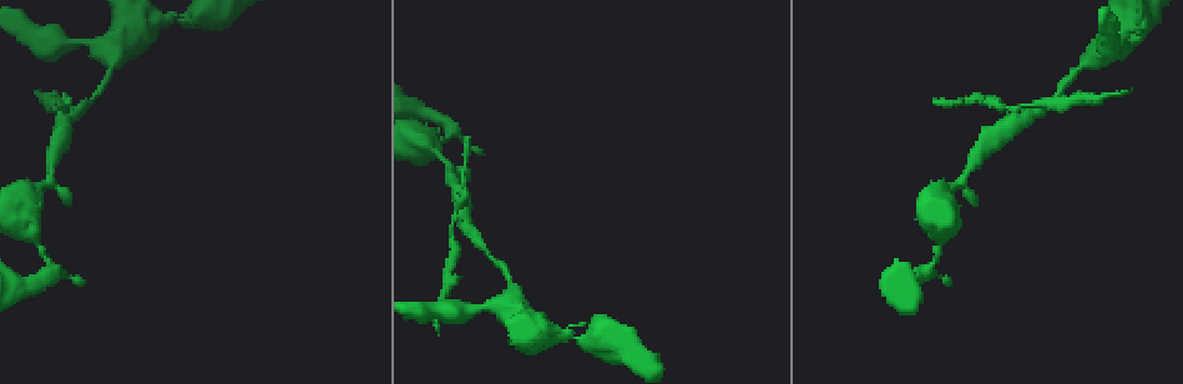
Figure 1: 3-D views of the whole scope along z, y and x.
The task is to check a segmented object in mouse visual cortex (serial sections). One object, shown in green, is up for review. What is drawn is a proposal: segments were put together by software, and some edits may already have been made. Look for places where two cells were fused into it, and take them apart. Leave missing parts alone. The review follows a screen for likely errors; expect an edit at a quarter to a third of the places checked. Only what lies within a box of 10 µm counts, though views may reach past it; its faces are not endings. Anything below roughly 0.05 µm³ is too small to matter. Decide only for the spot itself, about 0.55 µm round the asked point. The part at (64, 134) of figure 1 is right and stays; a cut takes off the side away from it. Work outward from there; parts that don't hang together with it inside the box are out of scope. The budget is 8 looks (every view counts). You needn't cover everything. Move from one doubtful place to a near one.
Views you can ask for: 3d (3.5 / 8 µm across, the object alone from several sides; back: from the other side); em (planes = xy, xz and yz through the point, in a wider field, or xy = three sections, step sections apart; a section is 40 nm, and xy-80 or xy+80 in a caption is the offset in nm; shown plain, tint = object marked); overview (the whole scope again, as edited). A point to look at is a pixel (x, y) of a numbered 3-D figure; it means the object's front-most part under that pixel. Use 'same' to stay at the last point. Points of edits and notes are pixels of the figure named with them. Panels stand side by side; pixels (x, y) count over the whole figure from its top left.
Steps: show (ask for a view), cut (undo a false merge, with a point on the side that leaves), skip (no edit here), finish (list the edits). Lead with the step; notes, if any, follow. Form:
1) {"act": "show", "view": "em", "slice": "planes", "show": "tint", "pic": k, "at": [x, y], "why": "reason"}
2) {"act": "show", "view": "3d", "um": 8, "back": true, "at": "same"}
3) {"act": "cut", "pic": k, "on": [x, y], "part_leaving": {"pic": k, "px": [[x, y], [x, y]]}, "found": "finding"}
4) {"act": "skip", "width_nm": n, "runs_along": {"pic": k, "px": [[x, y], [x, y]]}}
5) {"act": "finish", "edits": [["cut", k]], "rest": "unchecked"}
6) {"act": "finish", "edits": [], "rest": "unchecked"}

{"act": "show", "view": "3d", "um": 3.5, "pic": 1, "at": [52, 105], "why": "abrupt turn"}

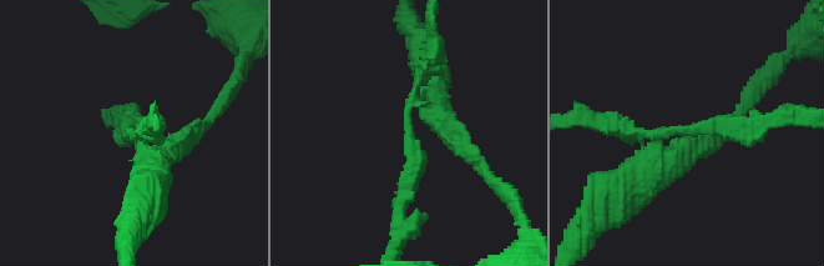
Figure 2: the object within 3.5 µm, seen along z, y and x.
{"act": "cut", "pic": 2, "on": [601, 124], "arm_widths_nm": [250, 450], "part_leaving": {"pic": 2, "px": [[661, 136], [671, 129], [773, 121]]}, "found": "two cells meet here"}

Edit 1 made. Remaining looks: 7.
{"act": "show", "view": "3d", "um": 8, "pic": 1, "at": [1093, 56], "why": "thin neck"}

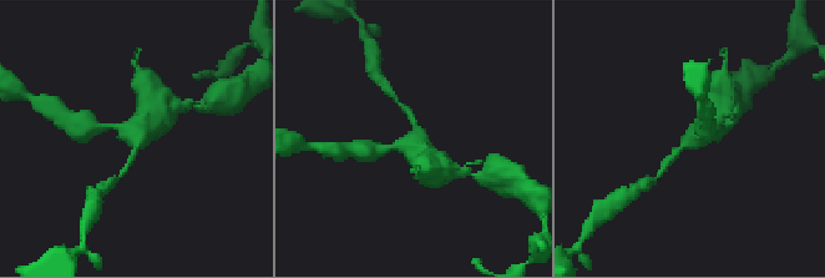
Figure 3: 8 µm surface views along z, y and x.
{"act": "show", "view": "em", "slice": "xy", "step": 2, "show": "tint", "at": "same"}

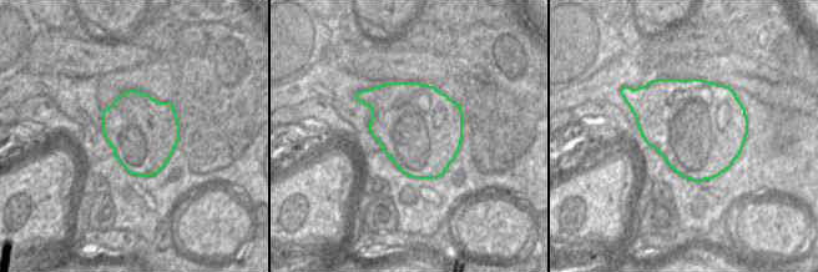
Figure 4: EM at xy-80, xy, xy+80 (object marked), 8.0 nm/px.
{"act": "skip", "width_nm": 700, "runs_along": {"pic": 3, "px": [[674, 155], [704, 131], [719, 110]]}, "found": "one cell here"}

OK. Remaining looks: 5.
{"act": "show", "view": "em", "slice": "xy", "step": 3, "show": "tint", "pic": 1, "at": [186, 15], "why": "calibre changes"}

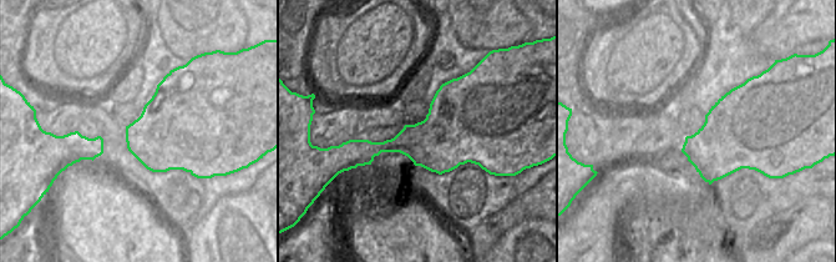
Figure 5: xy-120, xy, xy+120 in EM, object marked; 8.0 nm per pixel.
{"act": "show", "view": "3d", "um": 3.5, "at": "same"}

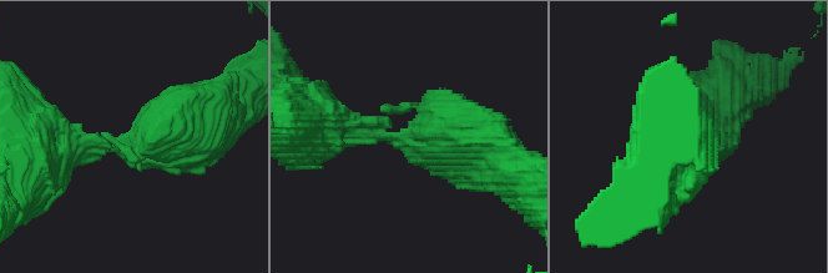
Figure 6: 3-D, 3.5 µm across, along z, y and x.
{"act": "skip", "found": "continuous, no second cell"}

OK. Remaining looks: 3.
{"act": "finish", "edits": [["cut", 2]], "rest": "unchecked"}

